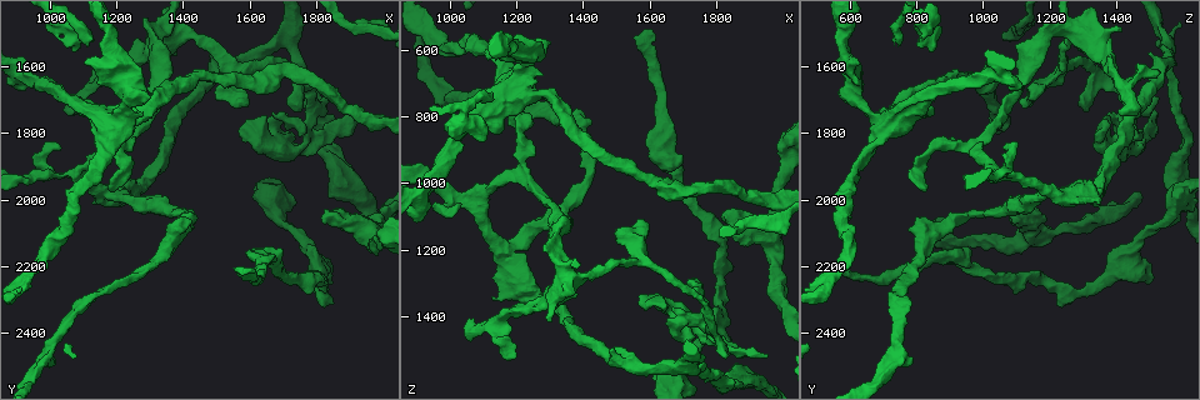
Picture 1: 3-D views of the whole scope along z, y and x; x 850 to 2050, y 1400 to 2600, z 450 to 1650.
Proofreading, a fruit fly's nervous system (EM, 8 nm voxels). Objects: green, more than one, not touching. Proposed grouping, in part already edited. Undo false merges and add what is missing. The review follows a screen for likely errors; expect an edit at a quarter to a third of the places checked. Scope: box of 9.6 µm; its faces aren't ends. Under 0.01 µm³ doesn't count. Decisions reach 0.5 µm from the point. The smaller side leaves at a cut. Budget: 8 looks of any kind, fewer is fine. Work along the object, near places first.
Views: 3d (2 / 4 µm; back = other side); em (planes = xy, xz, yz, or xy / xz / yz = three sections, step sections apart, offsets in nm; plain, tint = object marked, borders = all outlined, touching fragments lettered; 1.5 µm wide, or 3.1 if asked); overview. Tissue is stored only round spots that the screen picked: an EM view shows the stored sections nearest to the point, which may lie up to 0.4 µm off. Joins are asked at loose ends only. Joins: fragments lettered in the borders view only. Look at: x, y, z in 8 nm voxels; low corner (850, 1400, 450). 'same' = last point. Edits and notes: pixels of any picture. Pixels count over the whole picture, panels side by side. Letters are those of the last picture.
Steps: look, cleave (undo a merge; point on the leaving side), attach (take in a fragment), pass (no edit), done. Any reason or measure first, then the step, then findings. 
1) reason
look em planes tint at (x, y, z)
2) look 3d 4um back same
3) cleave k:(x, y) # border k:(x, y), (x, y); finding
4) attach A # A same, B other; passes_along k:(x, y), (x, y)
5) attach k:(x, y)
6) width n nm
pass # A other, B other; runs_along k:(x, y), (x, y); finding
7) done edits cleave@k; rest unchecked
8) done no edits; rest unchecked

look em planes borders at (1840, 2240, 1490)

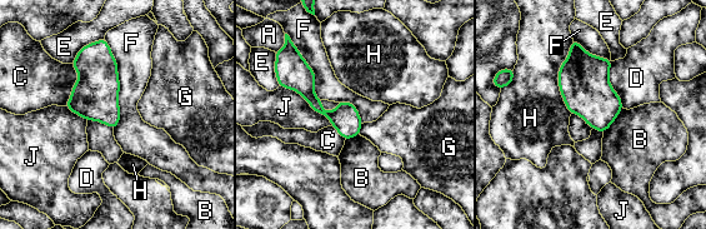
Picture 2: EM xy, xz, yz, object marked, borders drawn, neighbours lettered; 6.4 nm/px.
width 180 nm
pass # A other, B other, C other, D other, E other, F other, G other, H other, J other; border 2:(105, 38), (119, 81), (114, 129); none of them fits

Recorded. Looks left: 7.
branch stops here
look 3d 2um at (1820, 2030, 1110)

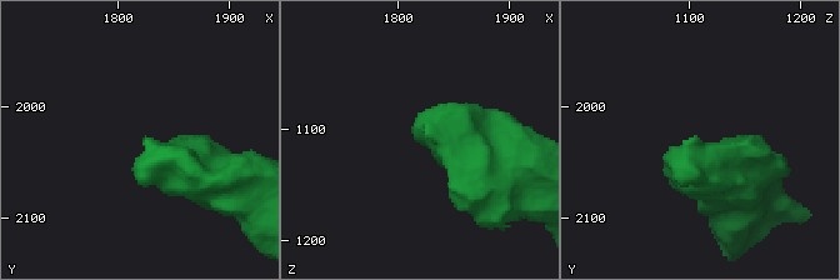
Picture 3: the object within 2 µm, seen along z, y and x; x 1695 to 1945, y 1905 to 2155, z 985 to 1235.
shape alone is not enough
look em planes borders at (1824, 2028, 1108)

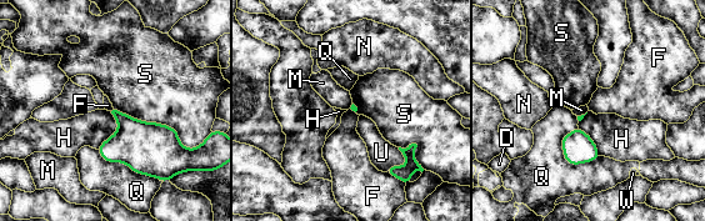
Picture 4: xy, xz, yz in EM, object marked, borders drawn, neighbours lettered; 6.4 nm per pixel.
pass # D other, F other, H other, M other, N other, Q other, S other, U other, W other; no lettered fragment goes on from it

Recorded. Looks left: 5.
narrows sharply
look 3d 2um at (1360, 1490, 1280)

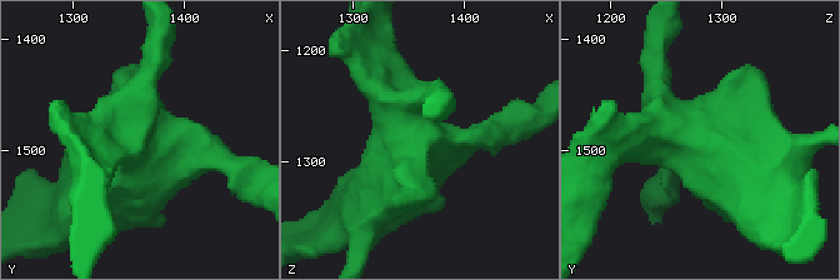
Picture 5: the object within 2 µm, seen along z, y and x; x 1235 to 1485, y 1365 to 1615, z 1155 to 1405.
shape alone is not enough
look em xz step 8 tint at (1356, 1492, 1280)

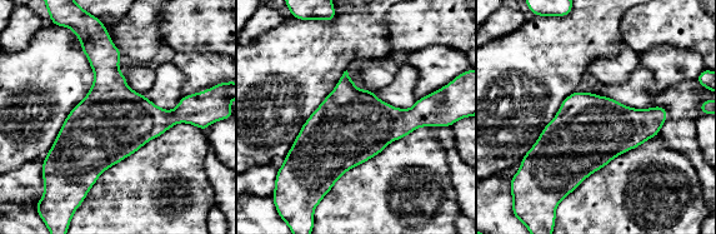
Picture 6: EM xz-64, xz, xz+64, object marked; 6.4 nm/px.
look em planes borders same

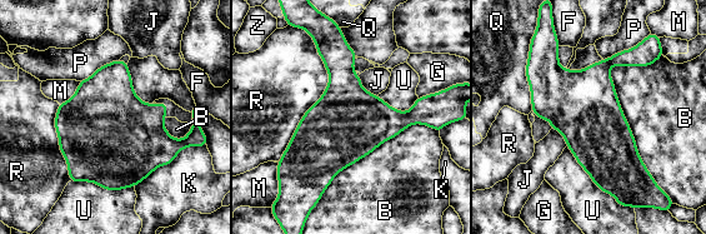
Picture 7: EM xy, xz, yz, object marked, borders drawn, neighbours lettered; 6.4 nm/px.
width 460 nm
pass # B other, F other, G other, J other, K other, M other, P other, Q other, R other, U other, Z other; border 7:(357, 75), (361, 85), (376, 95); all the same neuron

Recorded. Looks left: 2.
done no edits; rest unchecked

